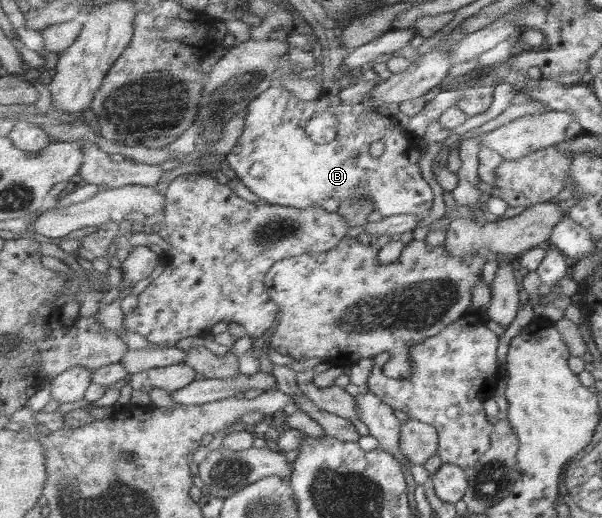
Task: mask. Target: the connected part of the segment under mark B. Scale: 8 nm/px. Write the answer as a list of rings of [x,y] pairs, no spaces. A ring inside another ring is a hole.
[[[275,84],[269,87],[265,92],[262,92],[249,106],[246,108],[247,114],[245,117],[245,130],[243,134],[239,137],[237,141],[237,146],[235,149],[231,151],[229,155],[226,156],[226,160],[228,161],[228,165],[230,168],[236,173],[236,176],[242,182],[244,186],[250,189],[263,203],[269,203],[271,205],[283,205],[283,206],[294,206],[294,207],[310,207],[319,205],[321,201],[324,201],[328,198],[339,199],[340,202],[348,199],[349,197],[356,197],[357,195],[363,195],[364,197],[369,197],[374,200],[376,210],[382,215],[384,218],[388,216],[395,215],[417,215],[422,219],[427,218],[429,214],[431,214],[431,208],[433,208],[433,200],[435,200],[435,194],[433,194],[433,190],[431,190],[431,186],[425,182],[425,178],[423,178],[423,174],[421,174],[421,168],[419,168],[419,160],[421,160],[421,145],[423,141],[421,138],[413,138],[408,136],[409,132],[407,127],[401,126],[401,122],[394,117],[390,116],[382,116],[379,113],[373,111],[370,113],[368,108],[363,105],[363,103],[359,103],[358,105],[345,105],[341,104],[339,109],[337,110],[338,120],[340,122],[340,129],[338,131],[337,138],[327,145],[319,145],[313,142],[313,139],[307,134],[306,126],[308,122],[311,120],[311,117],[318,112],[315,110],[315,106],[317,106],[317,100],[304,101],[303,99],[297,98],[294,92],[291,90],[287,90],[287,88]],[[377,140],[382,141],[382,143],[386,146],[385,152],[378,158],[373,158],[371,156],[371,144],[373,142],[377,142]]]

